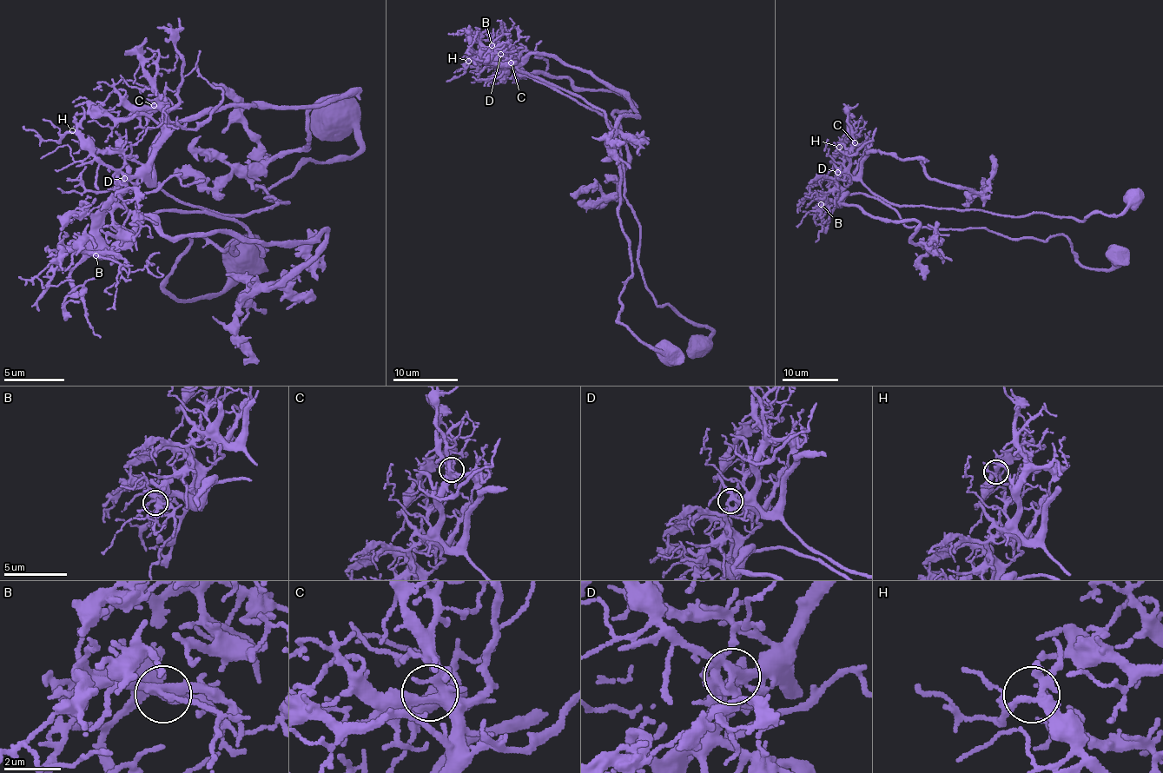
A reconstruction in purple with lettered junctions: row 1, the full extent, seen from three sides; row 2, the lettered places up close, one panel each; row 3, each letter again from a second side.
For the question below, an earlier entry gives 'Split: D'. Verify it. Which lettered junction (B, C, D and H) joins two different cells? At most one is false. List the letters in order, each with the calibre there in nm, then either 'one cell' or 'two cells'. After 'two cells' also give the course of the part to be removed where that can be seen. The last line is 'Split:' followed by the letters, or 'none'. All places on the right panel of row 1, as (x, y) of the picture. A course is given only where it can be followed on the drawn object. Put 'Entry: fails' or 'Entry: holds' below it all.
B: 320 nm thick; one cell
C: 360 nm thick; one cell
D: 280 nm thick; two cells; foreign part runs (837, 172), (850, 174), (888, 202), (1014, 217), (1047, 213), (1079, 221), (1096, 212), (1117, 216), (1139, 192)
H: 240 nm thick; one cell
Split: D
Entry: holds

